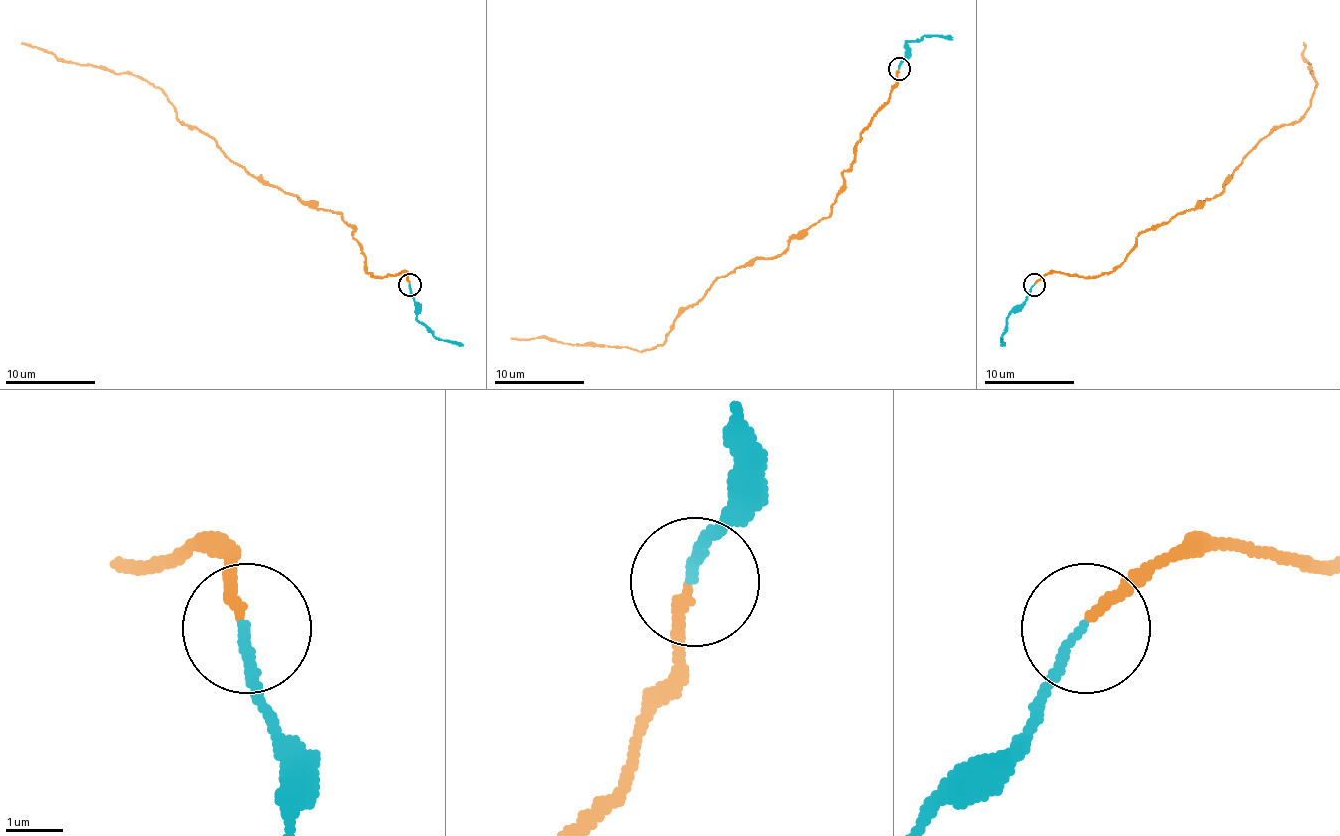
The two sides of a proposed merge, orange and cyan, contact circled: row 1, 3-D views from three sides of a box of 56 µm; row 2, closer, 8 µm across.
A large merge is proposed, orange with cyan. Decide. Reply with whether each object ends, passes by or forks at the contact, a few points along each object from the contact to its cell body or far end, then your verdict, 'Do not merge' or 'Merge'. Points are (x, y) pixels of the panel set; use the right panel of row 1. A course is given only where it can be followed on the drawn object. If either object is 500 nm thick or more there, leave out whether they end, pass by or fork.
At the ring orange ends. At the ring cyan ends. Course of orange: (1035, 283), (1057, 272), (1109, 274), (1140, 233), (1219, 193), (1269, 132), (1309, 105), (1316, 83), (1303, 42). Course of cyan: (1035, 285), (1008, 317), (1008, 330), (1001, 339), (1003, 346). Merge

